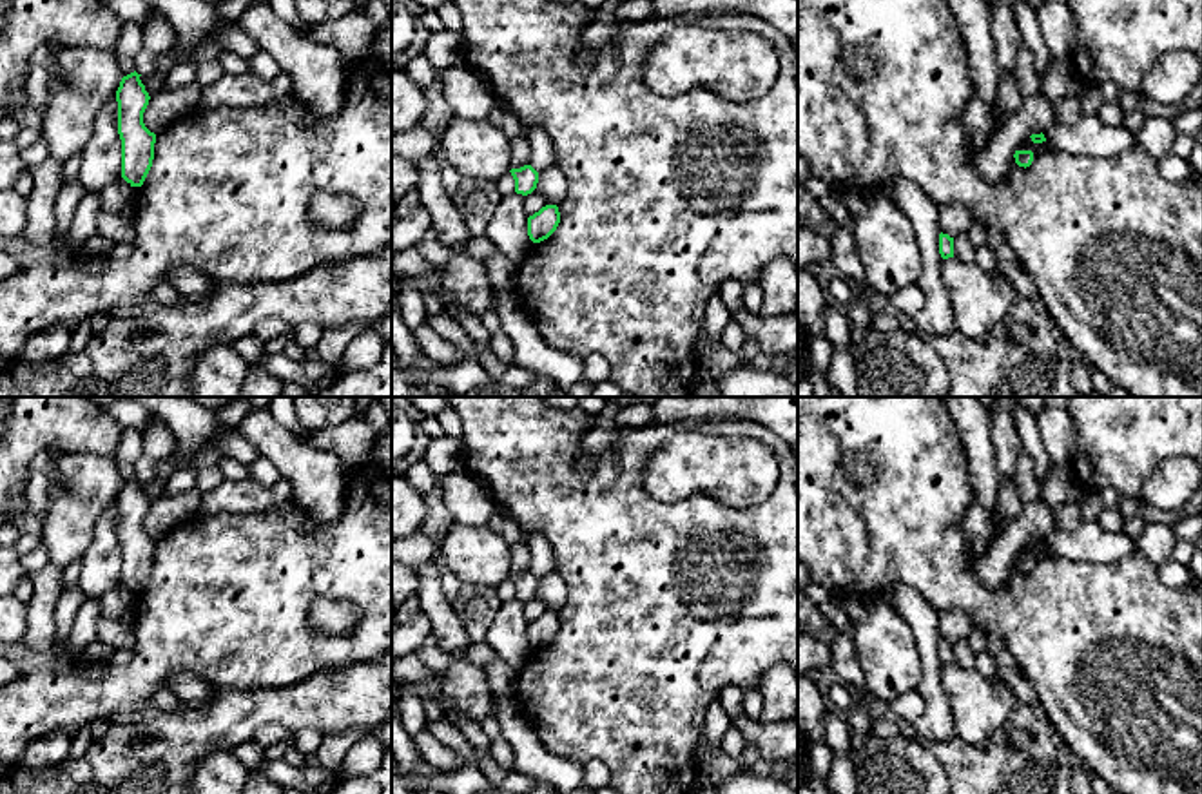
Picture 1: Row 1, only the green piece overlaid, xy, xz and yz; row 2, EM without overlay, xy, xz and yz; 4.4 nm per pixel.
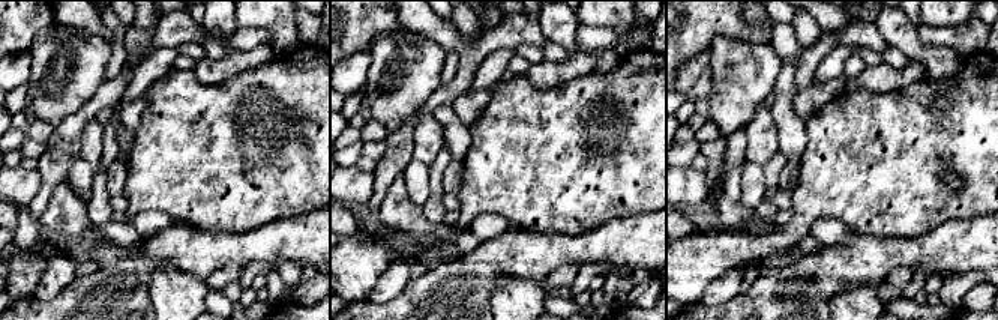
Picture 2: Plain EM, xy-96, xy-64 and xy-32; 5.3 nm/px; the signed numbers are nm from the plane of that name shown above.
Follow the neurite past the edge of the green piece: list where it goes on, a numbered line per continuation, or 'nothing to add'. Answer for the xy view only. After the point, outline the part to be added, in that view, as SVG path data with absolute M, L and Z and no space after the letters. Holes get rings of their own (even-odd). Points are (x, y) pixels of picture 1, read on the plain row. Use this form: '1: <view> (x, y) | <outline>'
1: xy (129, 613) | M132 593L129 604L125 605L121 613L121 622L127 625L134 625L140 607L140 593Z

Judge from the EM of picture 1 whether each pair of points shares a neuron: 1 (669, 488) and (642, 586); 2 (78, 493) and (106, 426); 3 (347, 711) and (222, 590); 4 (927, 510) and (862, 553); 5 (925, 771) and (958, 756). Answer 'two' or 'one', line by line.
1: two
2: two
3: two
4: one
5: two

